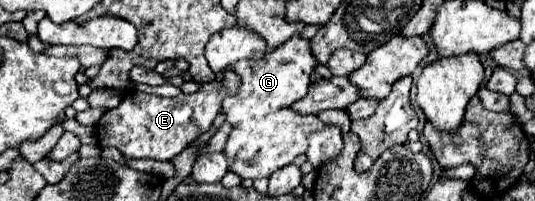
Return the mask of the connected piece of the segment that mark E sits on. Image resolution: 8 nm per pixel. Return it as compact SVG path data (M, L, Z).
M231 71L225 81L211 81L201 85L193 95L181 93L179 97L167 99L141 91L127 91L119 107L109 109L97 123L97 139L101 147L115 147L125 159L157 159L171 161L201 133L209 131L213 119L221 109L221 101L227 95L235 95L241 87L241 79Z

